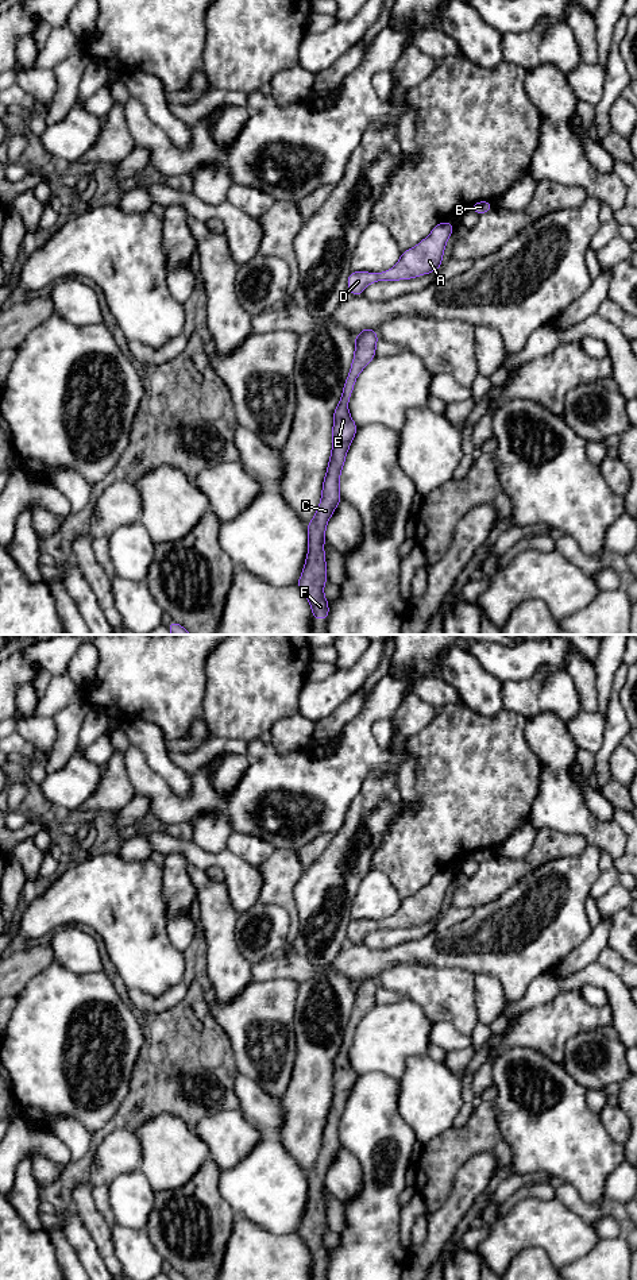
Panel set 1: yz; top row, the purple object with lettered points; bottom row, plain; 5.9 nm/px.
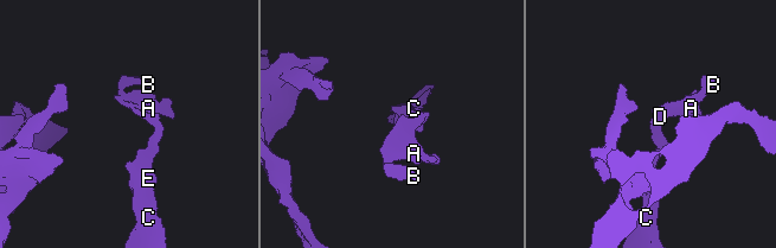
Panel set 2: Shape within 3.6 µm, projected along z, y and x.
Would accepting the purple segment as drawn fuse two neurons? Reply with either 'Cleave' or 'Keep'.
Keep

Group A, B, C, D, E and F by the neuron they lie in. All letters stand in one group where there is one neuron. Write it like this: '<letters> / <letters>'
A B C D E F

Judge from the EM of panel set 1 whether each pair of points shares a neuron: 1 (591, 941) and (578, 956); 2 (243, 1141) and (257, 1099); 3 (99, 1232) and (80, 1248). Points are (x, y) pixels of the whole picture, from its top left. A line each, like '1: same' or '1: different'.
1: same
2: different
3: different

